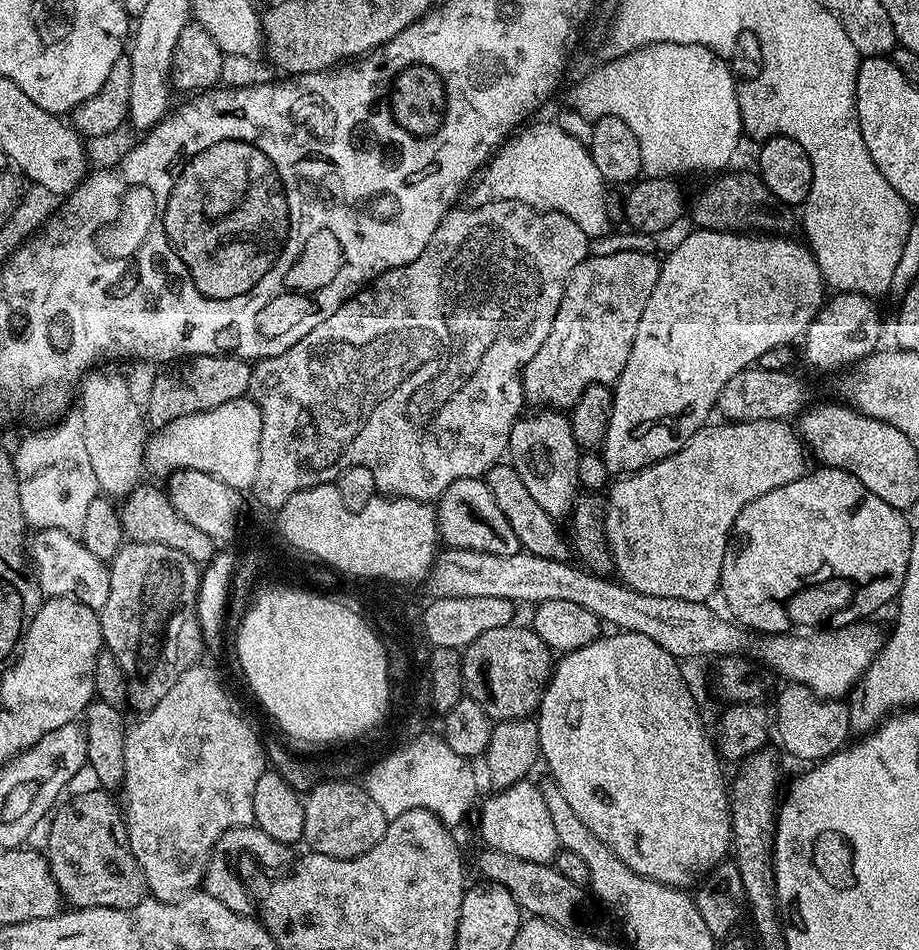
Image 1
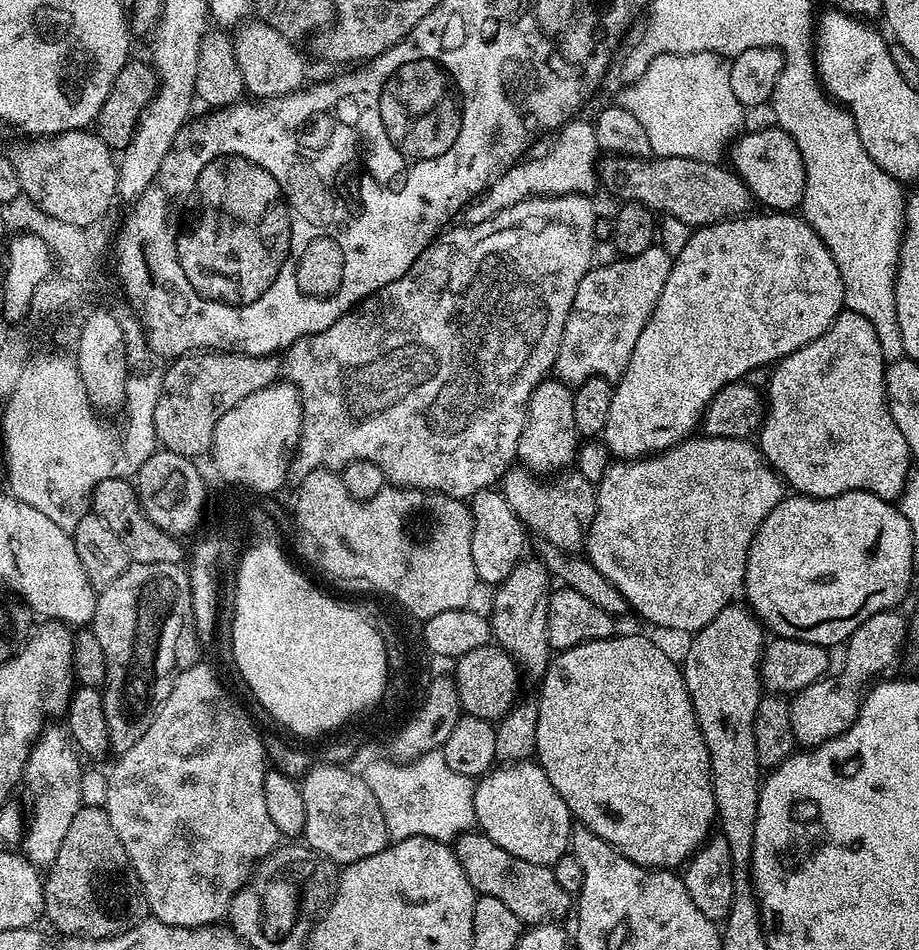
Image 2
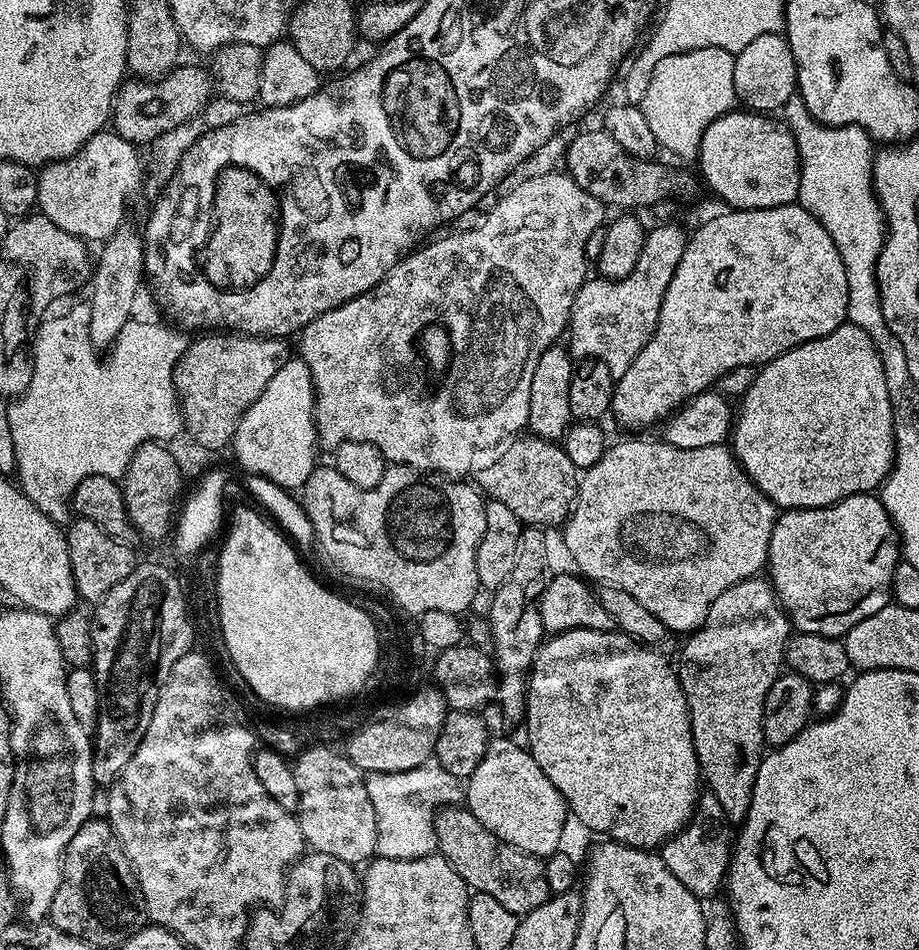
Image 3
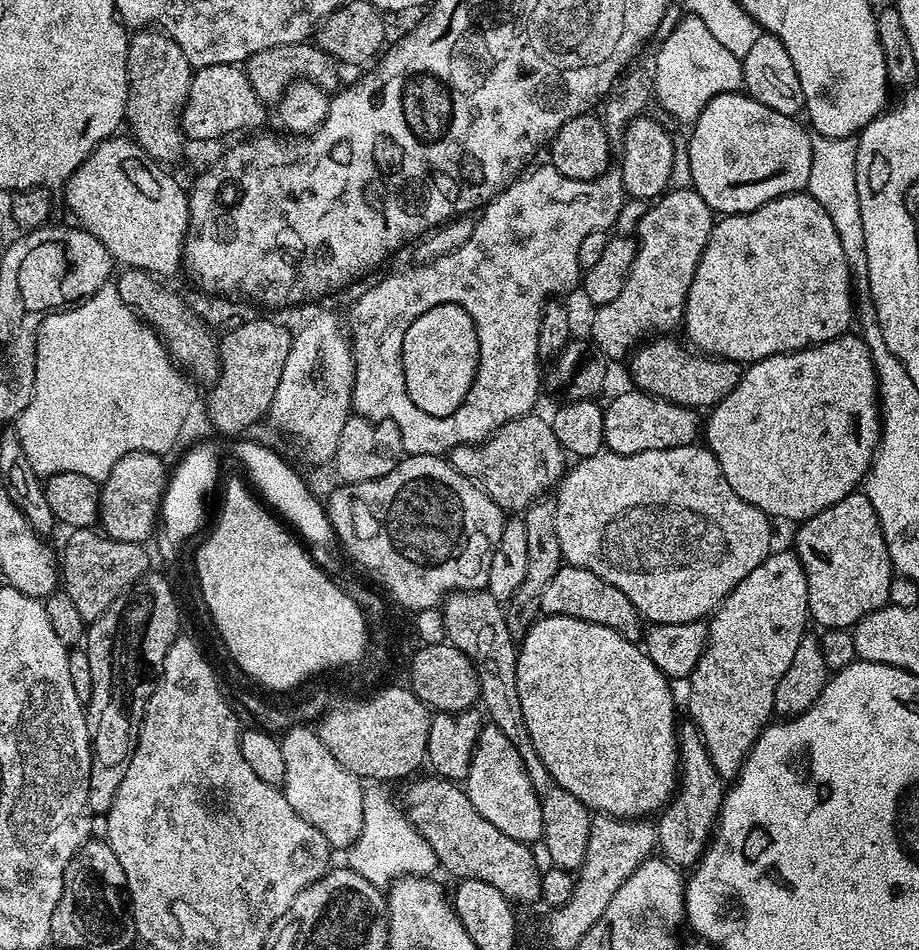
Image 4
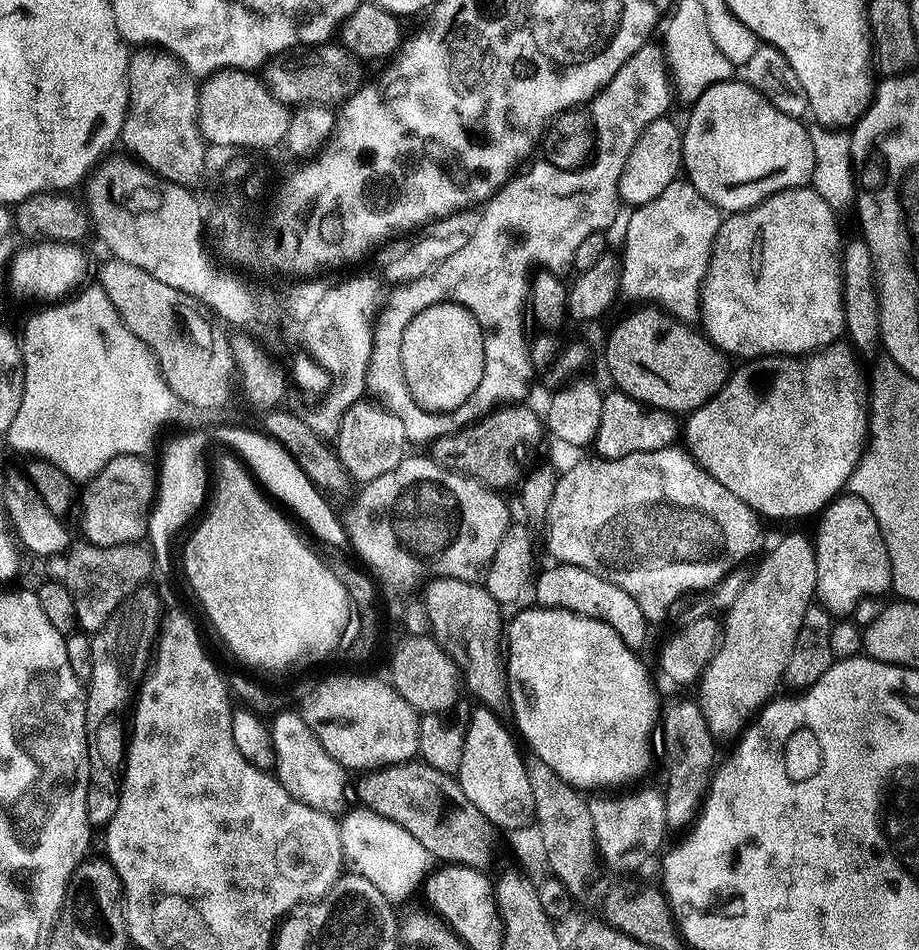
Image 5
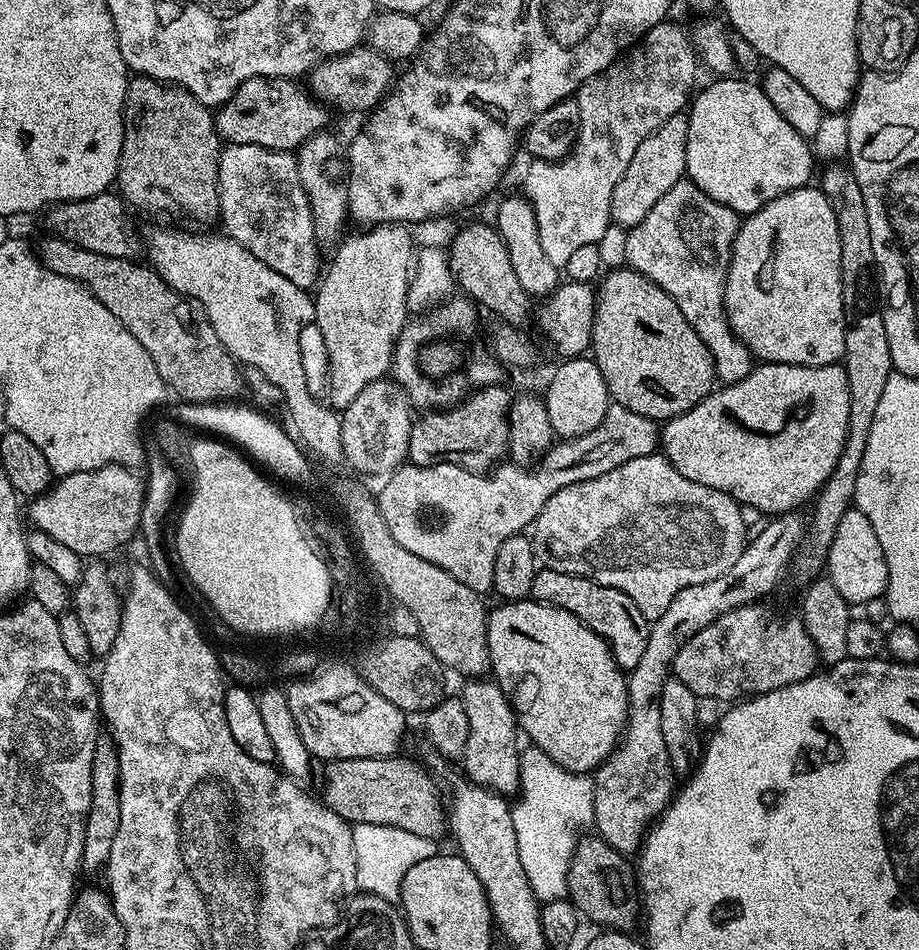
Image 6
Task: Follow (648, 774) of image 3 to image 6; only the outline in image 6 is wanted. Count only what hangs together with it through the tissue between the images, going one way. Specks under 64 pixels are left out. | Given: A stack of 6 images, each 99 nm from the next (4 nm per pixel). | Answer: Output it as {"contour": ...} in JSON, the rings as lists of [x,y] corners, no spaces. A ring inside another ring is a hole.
{"contour":[[[531,598],[500,602],[500,605],[496,609],[493,607],[488,614],[488,659],[491,671],[493,673],[496,671],[494,673],[496,683],[503,692],[508,693],[508,703],[512,705],[512,710],[516,713],[519,731],[523,735],[525,732],[532,739],[529,741],[535,747],[541,748],[554,762],[558,762],[560,766],[571,772],[588,774],[599,768],[616,751],[616,746],[620,743],[628,722],[628,682],[625,673],[616,665],[616,659],[613,658],[608,643],[574,614],[549,604],[541,604],[540,601]]]}

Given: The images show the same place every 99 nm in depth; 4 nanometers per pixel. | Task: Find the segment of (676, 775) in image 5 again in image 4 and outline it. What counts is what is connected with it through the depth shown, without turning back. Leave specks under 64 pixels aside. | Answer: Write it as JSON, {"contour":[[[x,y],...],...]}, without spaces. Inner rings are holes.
{"contour":[[[685,722],[677,727],[676,745],[680,755],[678,787],[672,799],[659,813],[655,825],[658,848],[663,859],[669,864],[675,864],[681,870],[688,870],[699,864],[716,830],[716,822],[720,819],[720,807],[724,801],[726,782],[718,774],[718,770],[714,770],[714,762],[710,762],[710,754],[695,724]]]}

